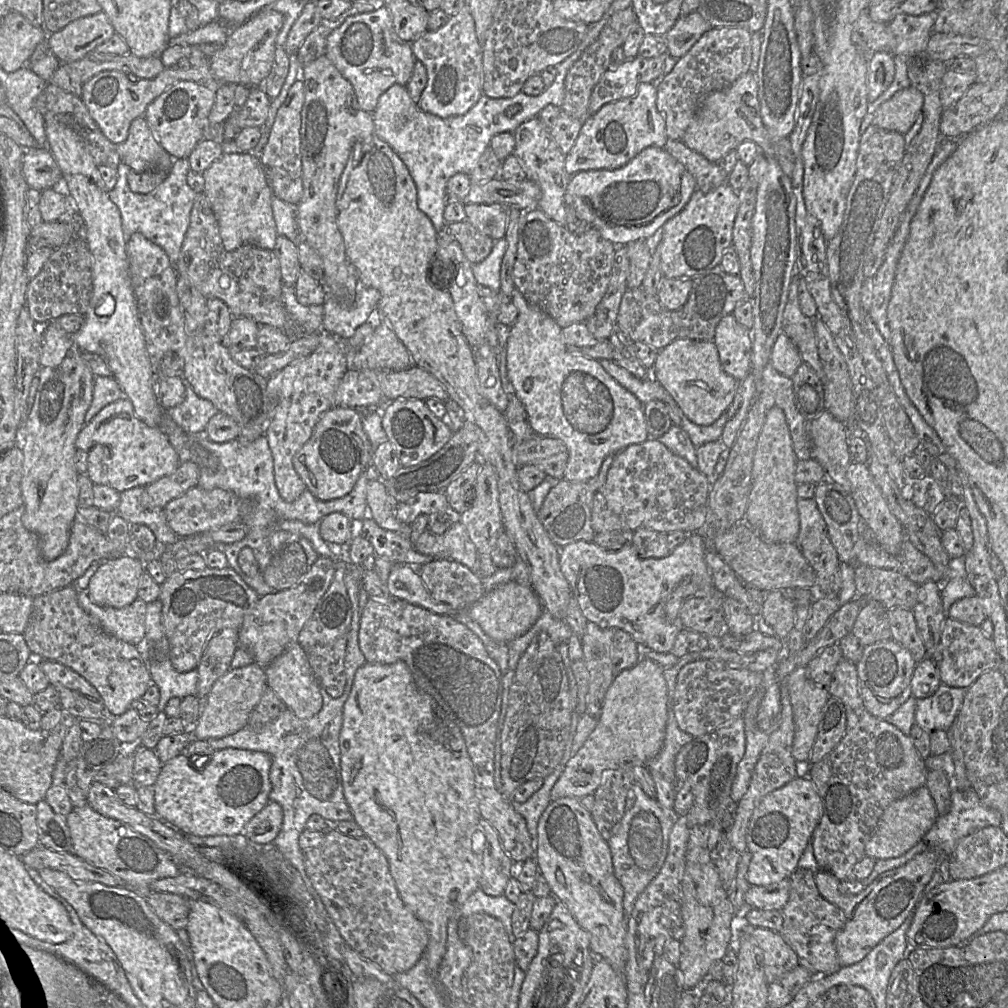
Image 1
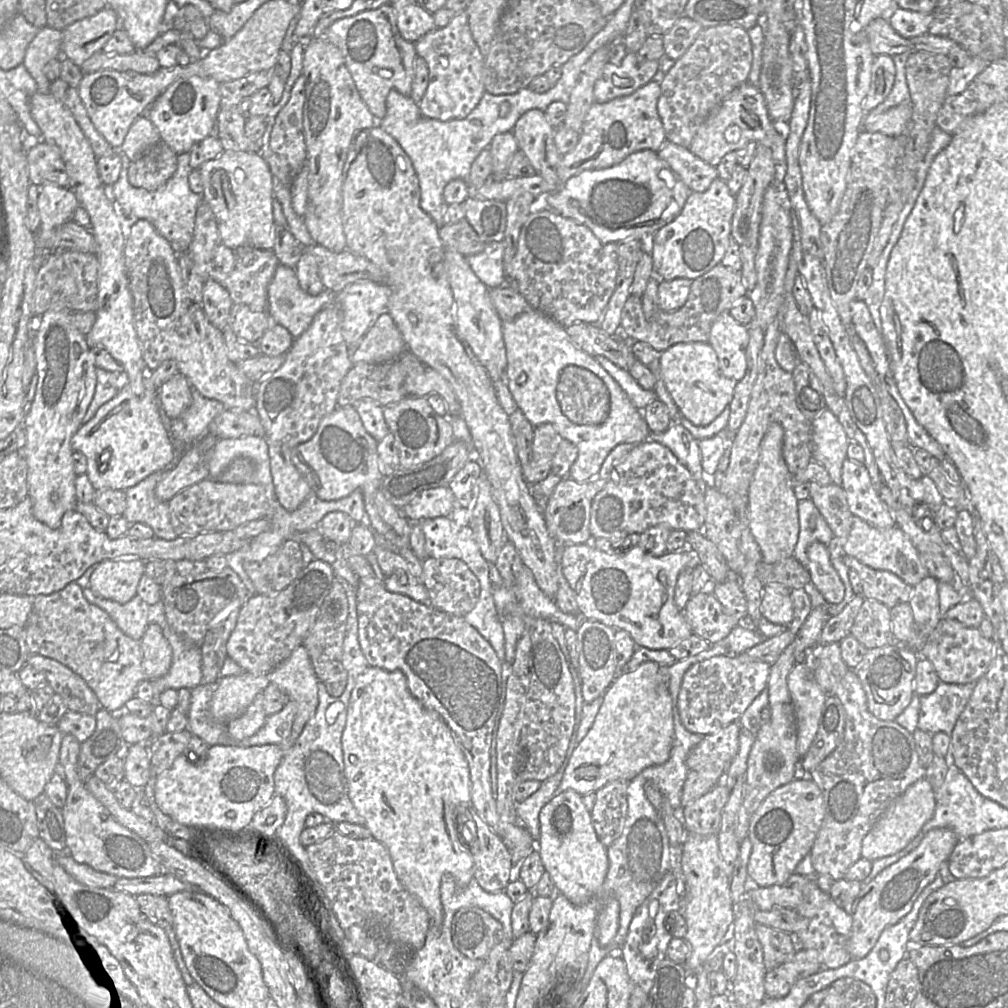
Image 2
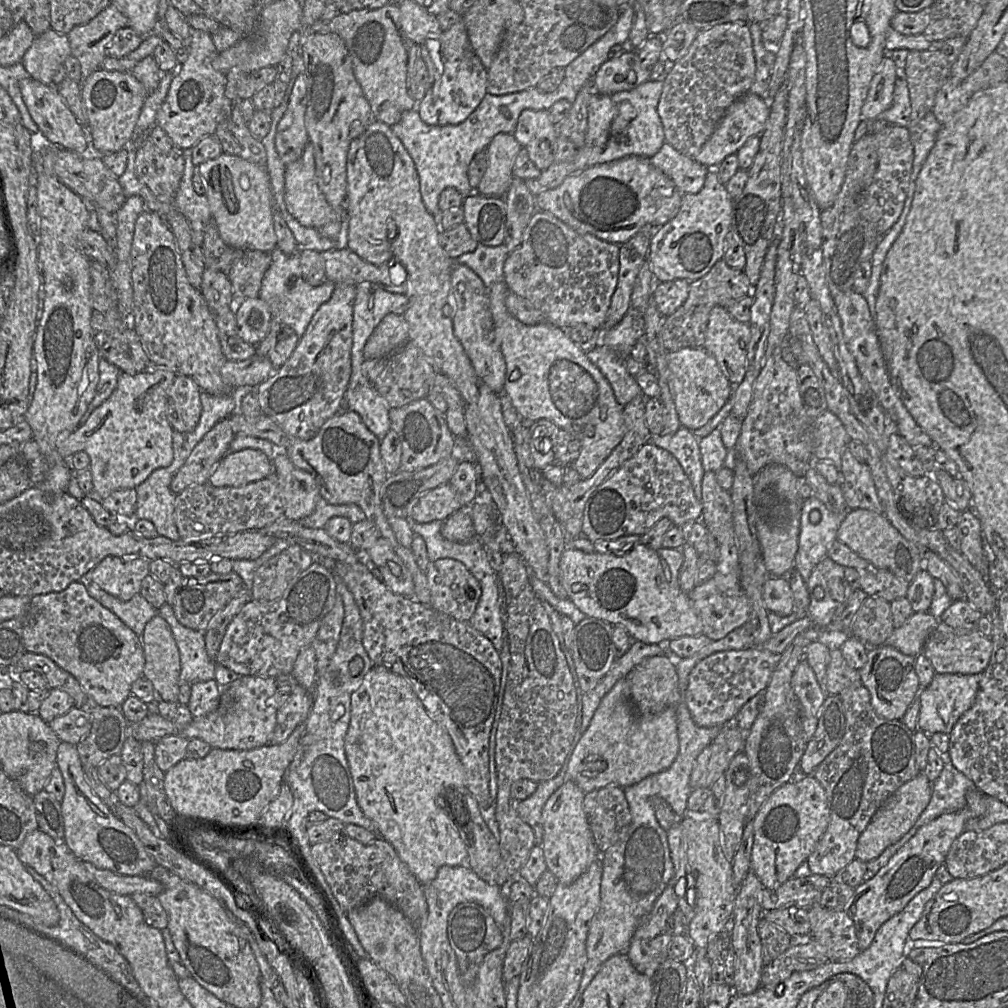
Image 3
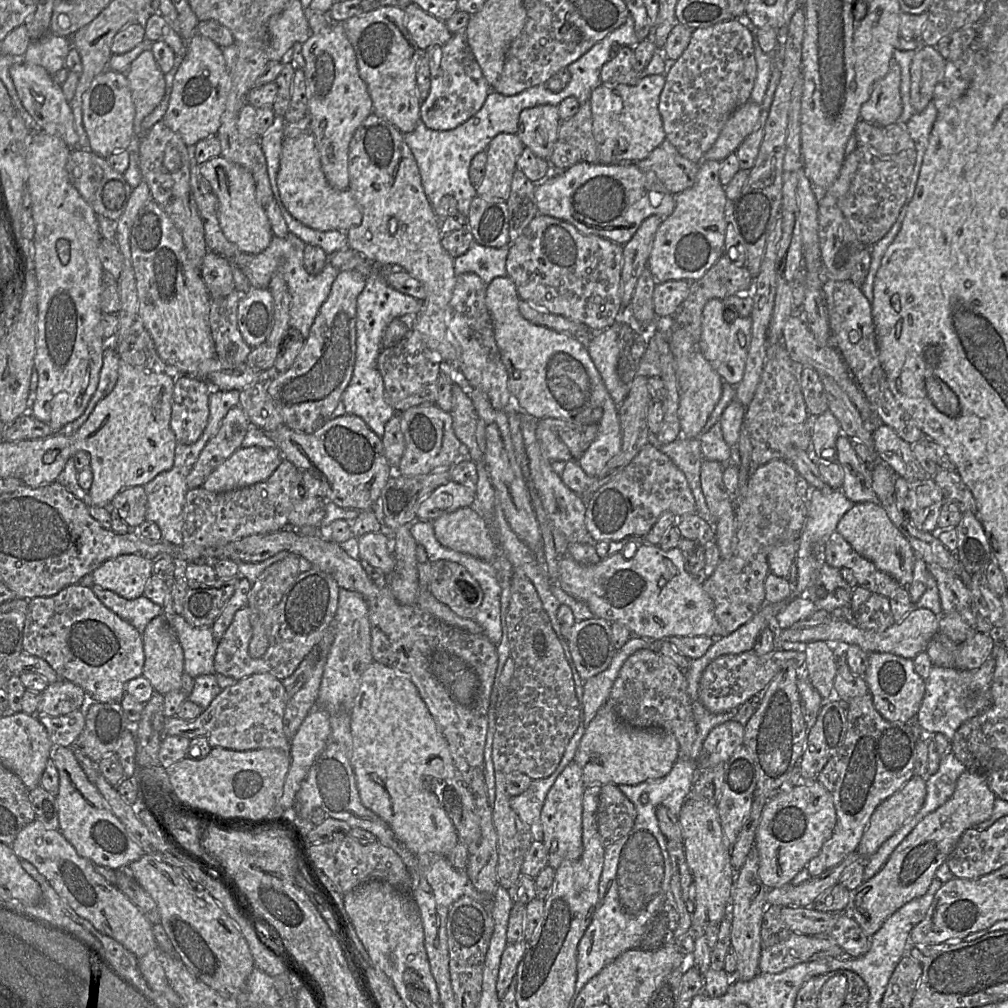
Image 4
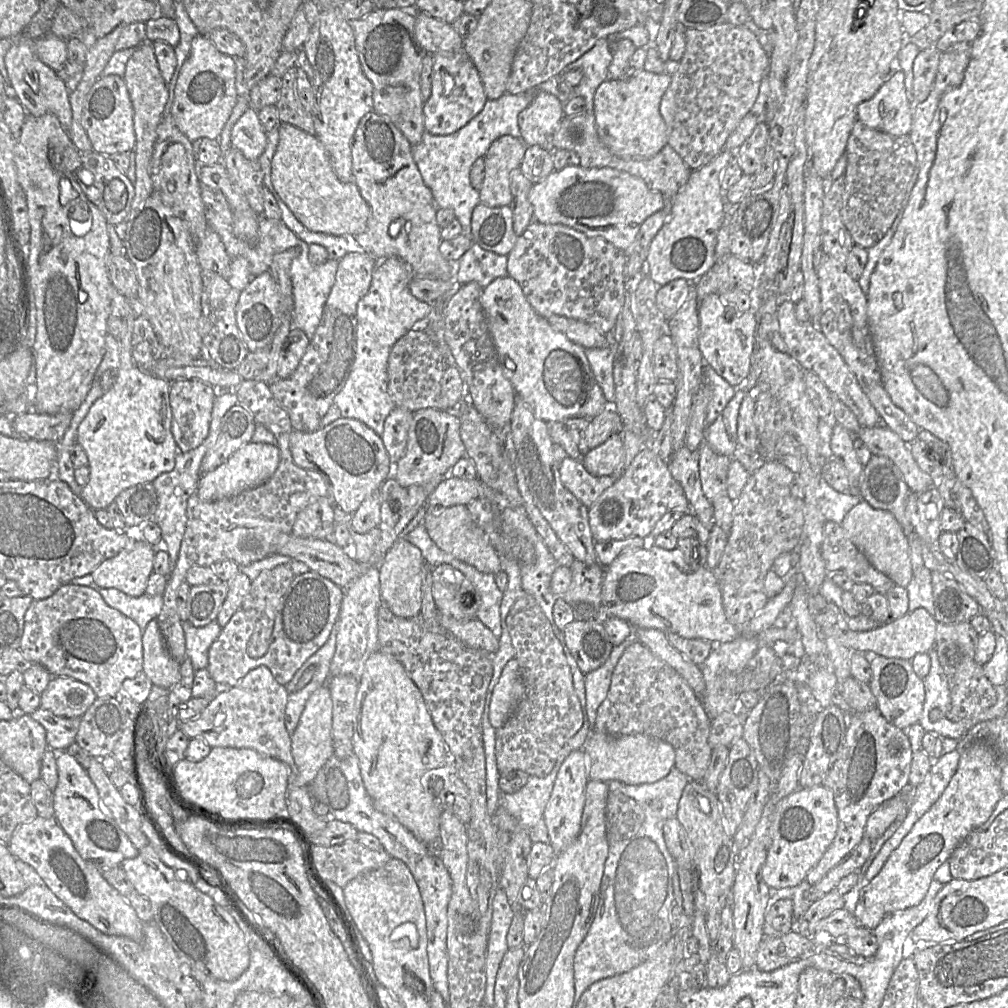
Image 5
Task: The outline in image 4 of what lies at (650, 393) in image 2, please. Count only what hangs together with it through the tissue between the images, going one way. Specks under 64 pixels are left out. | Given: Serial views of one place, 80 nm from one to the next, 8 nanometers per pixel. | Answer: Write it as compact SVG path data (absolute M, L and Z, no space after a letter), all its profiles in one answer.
M629 307L623 308L616 322L607 329L592 333L586 341L590 358L600 373L604 384L615 404L619 407L627 397L630 385L625 384L617 372L621 353L619 331L622 323L627 323L636 335L645 329L634 317L631 316Z

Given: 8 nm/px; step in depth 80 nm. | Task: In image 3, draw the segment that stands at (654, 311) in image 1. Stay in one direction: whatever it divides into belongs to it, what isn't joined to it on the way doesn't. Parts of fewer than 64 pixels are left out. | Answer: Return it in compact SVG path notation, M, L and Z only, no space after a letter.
M724 259L717 261L705 276L690 282L686 301L673 314L663 317L661 340L664 348L673 352L682 348L703 347L711 310L715 306L727 307L751 294L752 288L744 271L731 268Z

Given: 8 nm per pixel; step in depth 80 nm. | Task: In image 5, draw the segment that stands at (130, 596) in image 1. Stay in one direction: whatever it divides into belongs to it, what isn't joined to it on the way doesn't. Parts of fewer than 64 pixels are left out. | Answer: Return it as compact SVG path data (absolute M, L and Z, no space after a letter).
M134 535L125 549L102 562L91 575L101 588L115 588L139 597L145 594L148 579L154 572L154 558L154 546Z

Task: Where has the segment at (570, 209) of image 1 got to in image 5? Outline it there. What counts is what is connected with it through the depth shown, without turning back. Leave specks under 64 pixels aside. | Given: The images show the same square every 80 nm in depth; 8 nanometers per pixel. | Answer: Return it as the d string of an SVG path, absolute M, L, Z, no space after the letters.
M540 91L532 103L518 115L518 125L521 134L519 139L527 146L537 145L549 152L553 152L555 150L553 137L564 117L563 103L553 94Z

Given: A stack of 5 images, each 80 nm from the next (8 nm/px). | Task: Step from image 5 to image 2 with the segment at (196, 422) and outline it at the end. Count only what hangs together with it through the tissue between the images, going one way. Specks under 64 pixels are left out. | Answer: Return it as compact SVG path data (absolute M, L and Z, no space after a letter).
M180 373L163 383L159 389L159 404L170 419L178 418L192 403L191 385Z

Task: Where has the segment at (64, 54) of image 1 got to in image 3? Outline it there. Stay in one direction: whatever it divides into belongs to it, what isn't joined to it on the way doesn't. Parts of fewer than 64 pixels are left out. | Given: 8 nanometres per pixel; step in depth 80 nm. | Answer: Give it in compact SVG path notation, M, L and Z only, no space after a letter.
M110 4L91 21L74 27L67 34L71 55L81 65L83 80L101 68L114 35L127 26L127 17Z

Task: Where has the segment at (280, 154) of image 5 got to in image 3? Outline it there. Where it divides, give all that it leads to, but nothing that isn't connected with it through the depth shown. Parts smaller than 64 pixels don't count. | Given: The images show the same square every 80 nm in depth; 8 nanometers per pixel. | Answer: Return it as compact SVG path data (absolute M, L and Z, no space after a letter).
M309 142L302 155L294 162L285 167L285 193L284 200L288 212L302 225L307 228L320 229L331 221L345 222L345 209L335 211L326 201L315 179L314 149Z

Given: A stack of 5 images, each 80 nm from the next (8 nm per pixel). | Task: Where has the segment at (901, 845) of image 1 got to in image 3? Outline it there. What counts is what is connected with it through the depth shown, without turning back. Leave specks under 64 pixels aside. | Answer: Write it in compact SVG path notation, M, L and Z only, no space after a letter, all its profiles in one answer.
M924 774L899 787L873 815L866 829L861 833L855 852L856 859L866 863L877 858L890 845L899 841L916 823L928 806L932 795L932 782Z

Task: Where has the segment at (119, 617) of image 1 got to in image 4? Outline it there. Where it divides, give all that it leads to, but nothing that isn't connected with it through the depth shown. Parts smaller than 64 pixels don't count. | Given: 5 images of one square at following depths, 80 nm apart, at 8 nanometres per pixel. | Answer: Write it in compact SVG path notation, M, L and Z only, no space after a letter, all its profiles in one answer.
M95 584L91 589L109 610L136 628L141 635L147 624L163 613L162 606L155 604L143 595L133 600L127 600Z

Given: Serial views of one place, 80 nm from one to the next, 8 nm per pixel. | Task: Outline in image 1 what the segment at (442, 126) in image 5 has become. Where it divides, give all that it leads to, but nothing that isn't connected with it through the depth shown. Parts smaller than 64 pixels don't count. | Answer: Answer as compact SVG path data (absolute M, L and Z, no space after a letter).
M467 5L439 29L426 31L411 47L427 72L427 85L417 103L423 112L448 118L465 114L477 103L483 94L483 52Z

